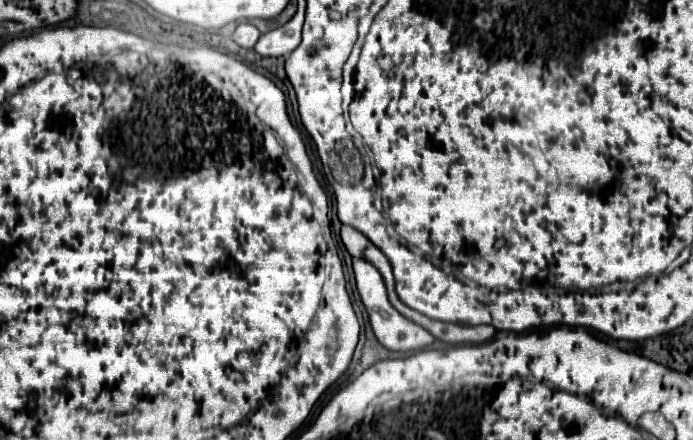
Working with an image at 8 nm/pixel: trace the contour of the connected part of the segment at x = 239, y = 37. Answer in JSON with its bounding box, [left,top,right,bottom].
[233,22,261,48]

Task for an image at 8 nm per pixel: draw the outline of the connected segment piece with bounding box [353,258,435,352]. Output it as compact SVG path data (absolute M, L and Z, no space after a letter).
M353 258L353 272L355 272L355 280L357 280L357 290L361 296L361 302L365 304L365 310L369 314L369 322L371 328L377 336L377 340L393 352L413 352L413 350L421 350L427 348L435 342L435 338L421 326L417 326L415 322L407 320L405 316L401 316L387 300L387 292L385 292L385 282L379 274L377 268L371 266L371 262L363 260L363 258Z

